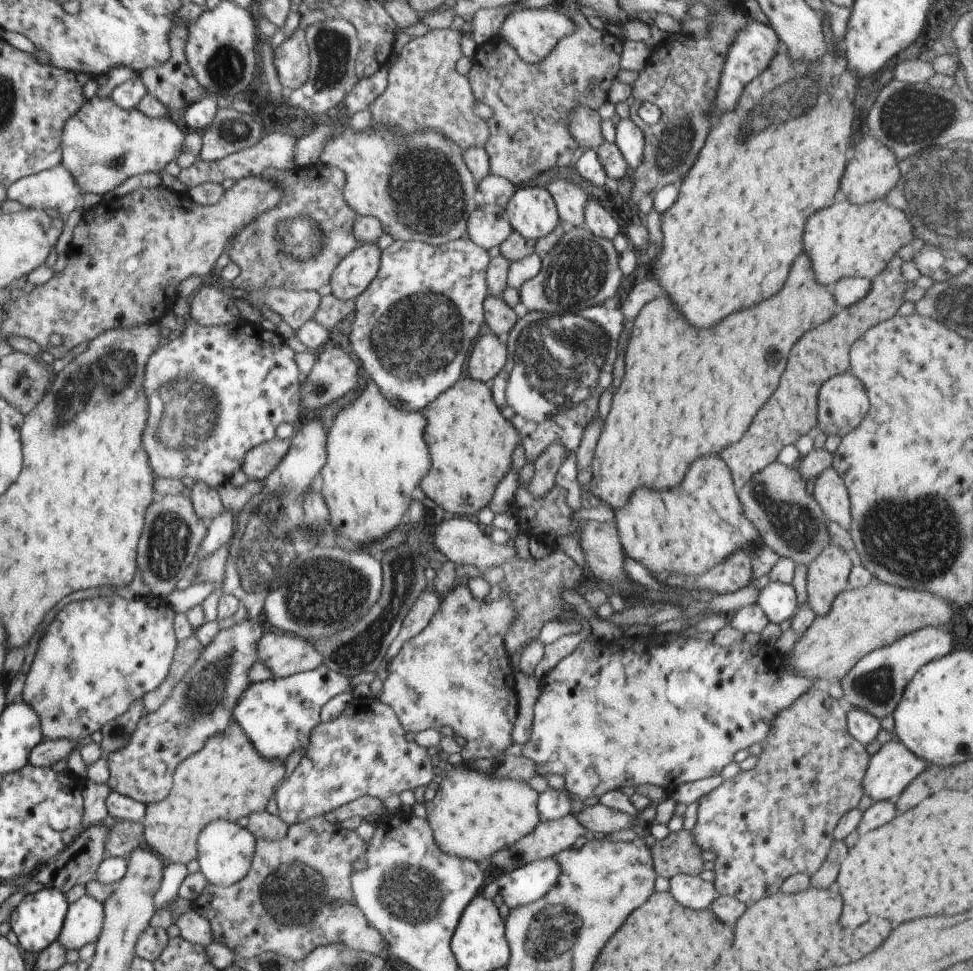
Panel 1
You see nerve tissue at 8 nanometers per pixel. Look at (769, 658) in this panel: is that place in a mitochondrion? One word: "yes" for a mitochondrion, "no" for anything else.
no

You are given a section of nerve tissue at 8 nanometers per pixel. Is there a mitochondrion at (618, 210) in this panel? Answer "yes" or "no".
no

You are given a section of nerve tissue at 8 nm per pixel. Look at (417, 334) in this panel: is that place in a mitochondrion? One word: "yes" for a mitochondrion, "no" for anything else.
yes

